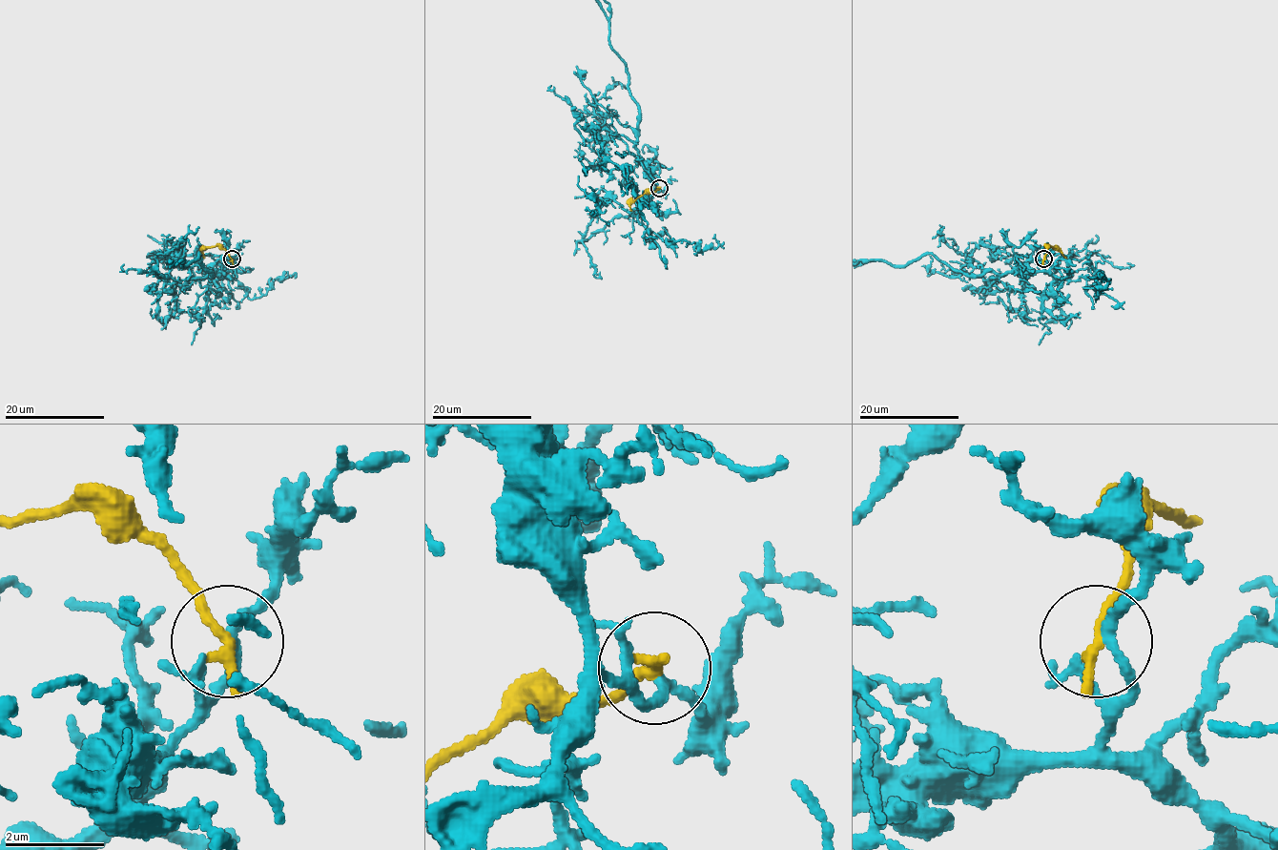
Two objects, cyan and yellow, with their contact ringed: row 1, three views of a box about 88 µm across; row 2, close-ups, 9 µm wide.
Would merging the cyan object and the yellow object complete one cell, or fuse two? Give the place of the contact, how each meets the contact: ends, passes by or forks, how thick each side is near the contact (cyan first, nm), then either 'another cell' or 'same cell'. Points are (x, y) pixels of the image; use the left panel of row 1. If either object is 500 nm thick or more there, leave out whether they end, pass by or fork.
(232, 259) | cyan passes by | yellow ends | 180/280 nm | another cell

